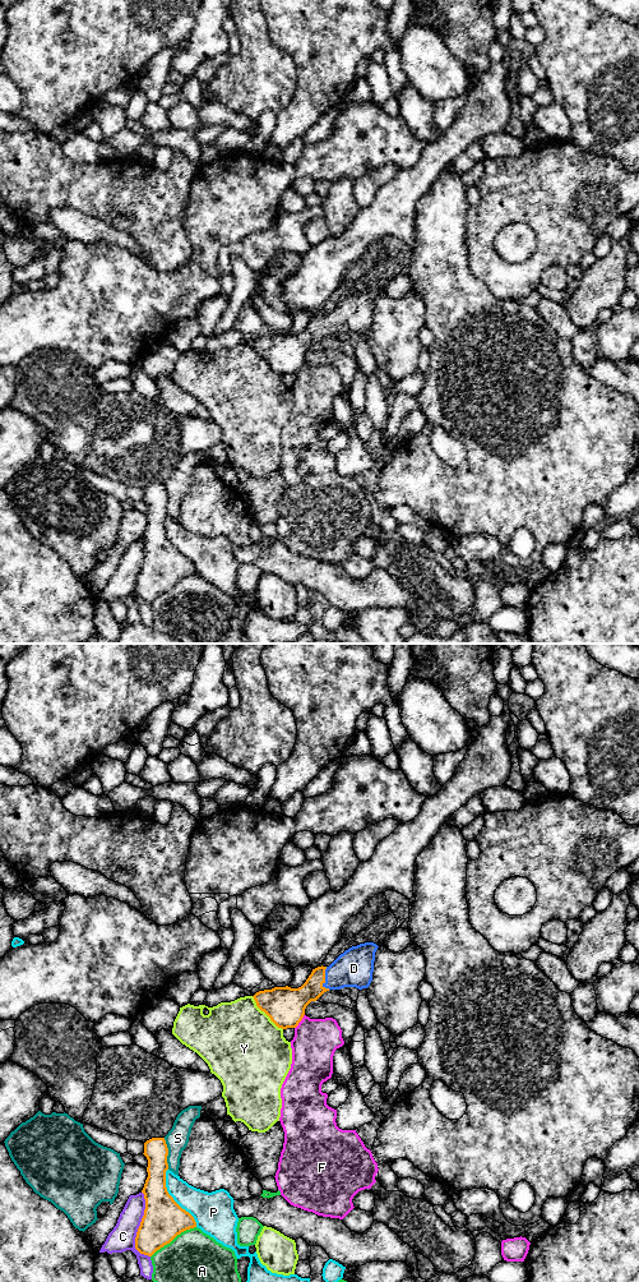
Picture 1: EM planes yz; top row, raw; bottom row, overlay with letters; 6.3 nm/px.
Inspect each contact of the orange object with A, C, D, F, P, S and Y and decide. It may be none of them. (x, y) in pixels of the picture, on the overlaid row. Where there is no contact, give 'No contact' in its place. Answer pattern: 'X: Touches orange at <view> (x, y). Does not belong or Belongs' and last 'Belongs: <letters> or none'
A: Touches orange at yz (172, 1239). Does not belong
C: Touches orange at yz (139, 1227). Does not belong
D: Touches orange at yz (324, 980). Belongs
F: Touches orange at yz (300, 1020). Does not belong
P: Touches orange at yz (172, 1198). Does not belong
S: Touches orange at yz (167, 1153). Does not belong
Y: Touches orange at yz (265, 1013). Does not belong
Belongs: D

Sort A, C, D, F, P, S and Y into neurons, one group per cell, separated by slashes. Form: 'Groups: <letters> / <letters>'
Groups: A / C / D / F / P / S / Y

